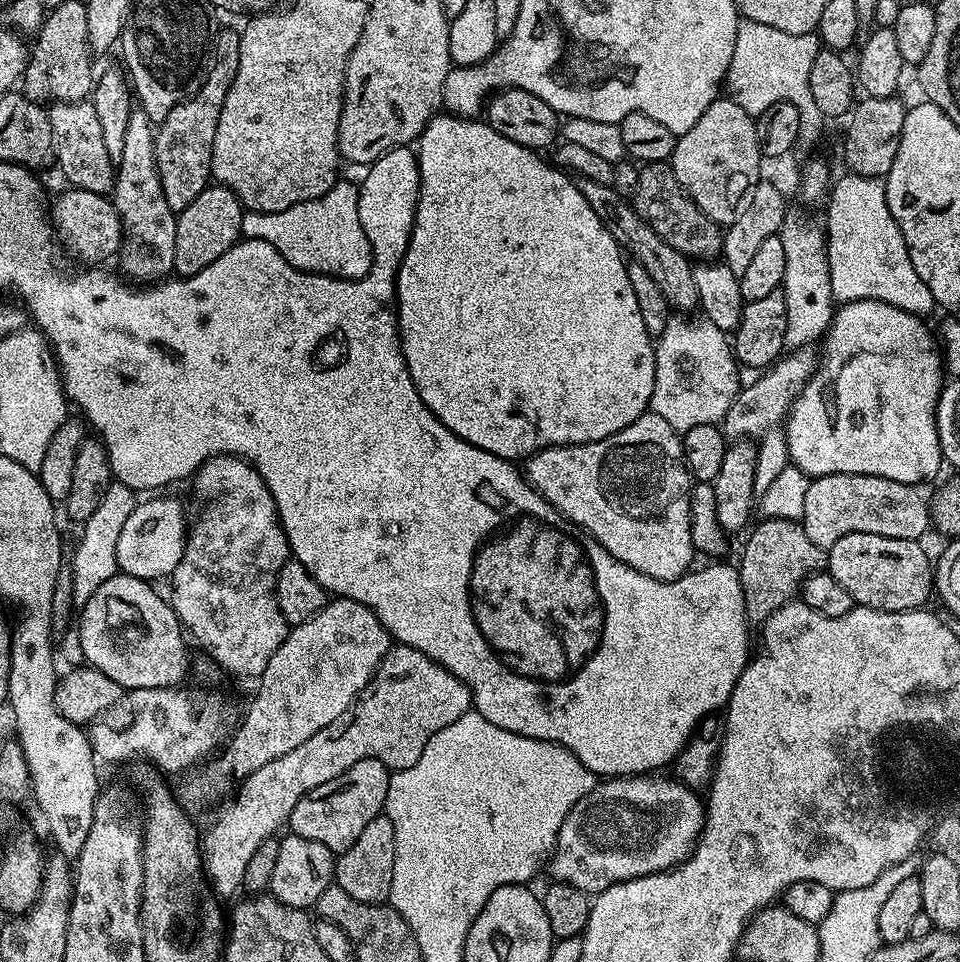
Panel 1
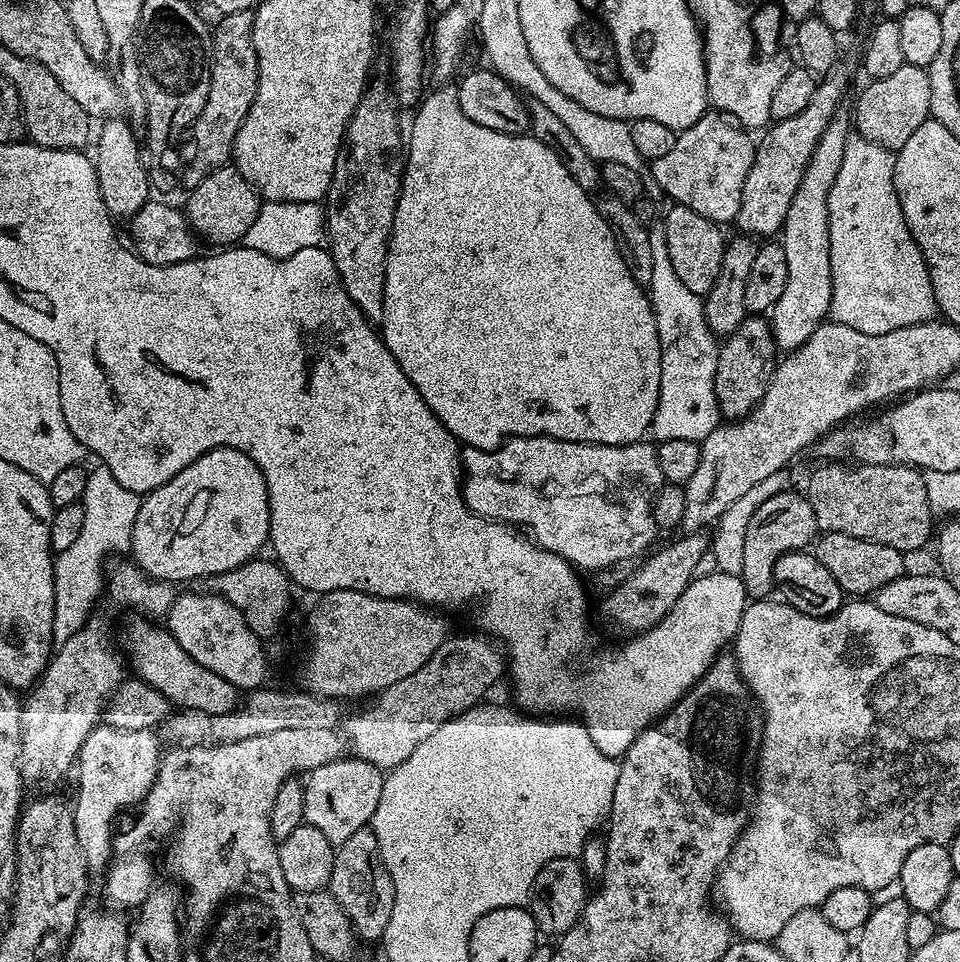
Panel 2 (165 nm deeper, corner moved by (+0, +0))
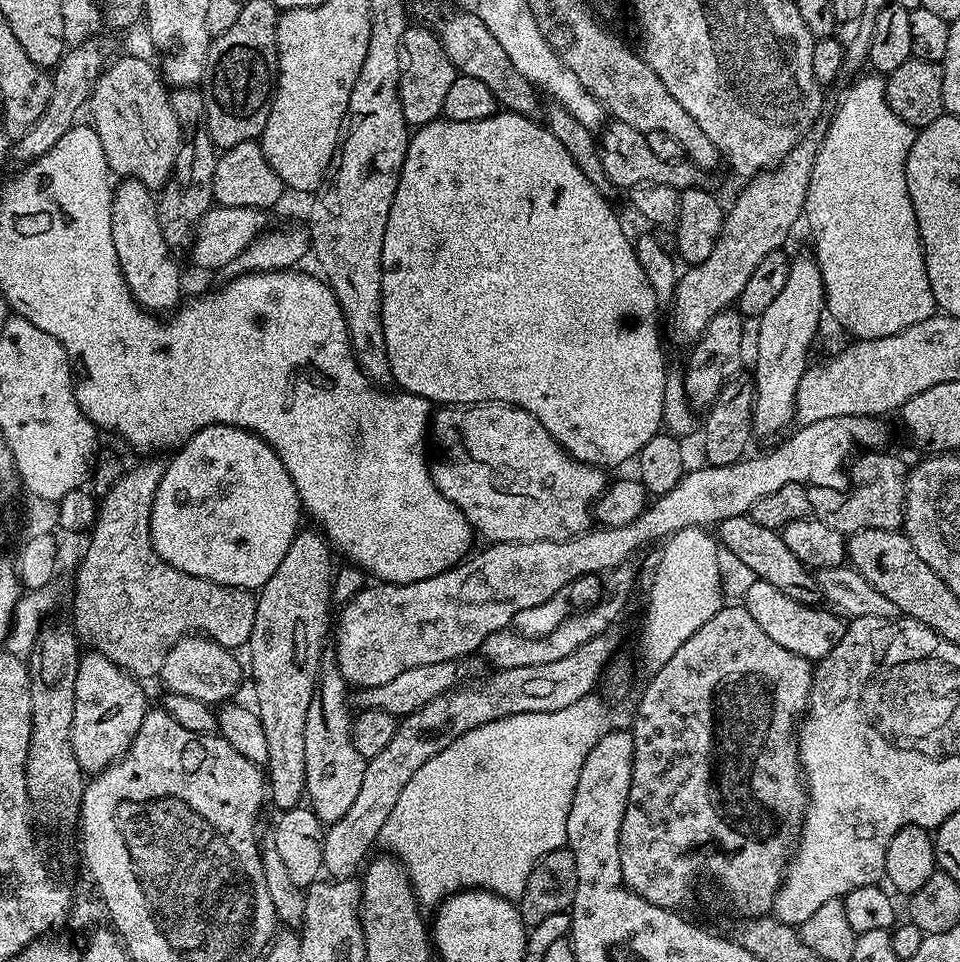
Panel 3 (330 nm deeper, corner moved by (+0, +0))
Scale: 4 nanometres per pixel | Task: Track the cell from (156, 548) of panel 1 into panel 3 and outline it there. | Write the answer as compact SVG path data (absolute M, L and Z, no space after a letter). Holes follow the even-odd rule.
M225 424L206 425L200 432L196 432L190 439L184 441L173 456L176 457L172 461L170 459L167 461L152 503L150 538L154 550L167 564L190 574L194 578L209 580L227 588L247 588L249 590L263 588L264 583L270 578L270 574L274 574L274 570L278 570L282 558L286 558L286 550L290 550L290 542L294 542L297 531L302 524L302 521L300 521L302 509L298 498L298 490L294 490L294 482L290 478L290 474L286 474L286 466L282 466L282 458L278 458L278 454L274 449L256 433L248 432L245 428L235 428Z

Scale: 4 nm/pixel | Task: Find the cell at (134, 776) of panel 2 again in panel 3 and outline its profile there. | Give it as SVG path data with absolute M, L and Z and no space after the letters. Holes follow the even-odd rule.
M92 650L85 653L78 666L78 682L74 682L74 722L70 726L70 742L74 746L74 758L78 758L85 773L95 774L109 768L115 760L126 754L128 747L134 742L134 734L138 734L138 726L142 726L142 718L150 710L150 704L144 697L144 688L139 679L130 675L124 668L119 668L108 656Z

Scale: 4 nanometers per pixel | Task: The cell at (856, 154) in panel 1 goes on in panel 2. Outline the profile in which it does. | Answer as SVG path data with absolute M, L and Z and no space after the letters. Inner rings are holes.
M904 63L895 74L865 83L856 100L855 131L870 142L889 150L906 146L910 134L930 118L930 78L926 68Z

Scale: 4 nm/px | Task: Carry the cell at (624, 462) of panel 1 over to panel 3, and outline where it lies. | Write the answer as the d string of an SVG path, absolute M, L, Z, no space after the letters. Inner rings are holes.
M495 402L471 406L440 406L435 409L430 421L430 440L433 445L436 443L436 456L434 452L430 460L430 467L438 490L442 490L442 494L450 498L450 502L454 502L458 510L462 510L464 517L474 525L475 531L485 536L485 541L494 544L533 544L539 540L570 540L573 536L589 531L594 520L591 513L592 505L606 487L605 469L595 468L592 464L583 464L582 461L569 456L567 450L544 429L542 422L534 418L534 414L521 408L514 408L511 404Z

